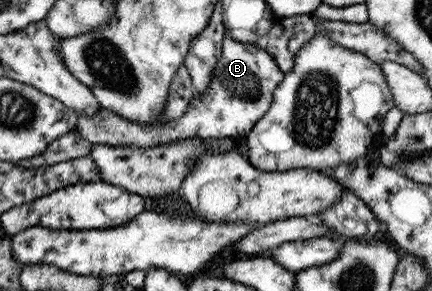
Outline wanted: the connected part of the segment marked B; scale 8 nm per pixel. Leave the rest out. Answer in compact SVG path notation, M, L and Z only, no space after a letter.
M226 35L222 39L221 53L215 67L211 69L211 80L207 90L194 94L187 110L177 119L157 125L145 125L127 121L116 113L101 109L95 115L78 115L75 131L88 142L106 146L157 146L169 141L185 138L217 138L245 136L256 121L267 111L272 102L273 90L283 79L284 73L262 44L241 43Z

